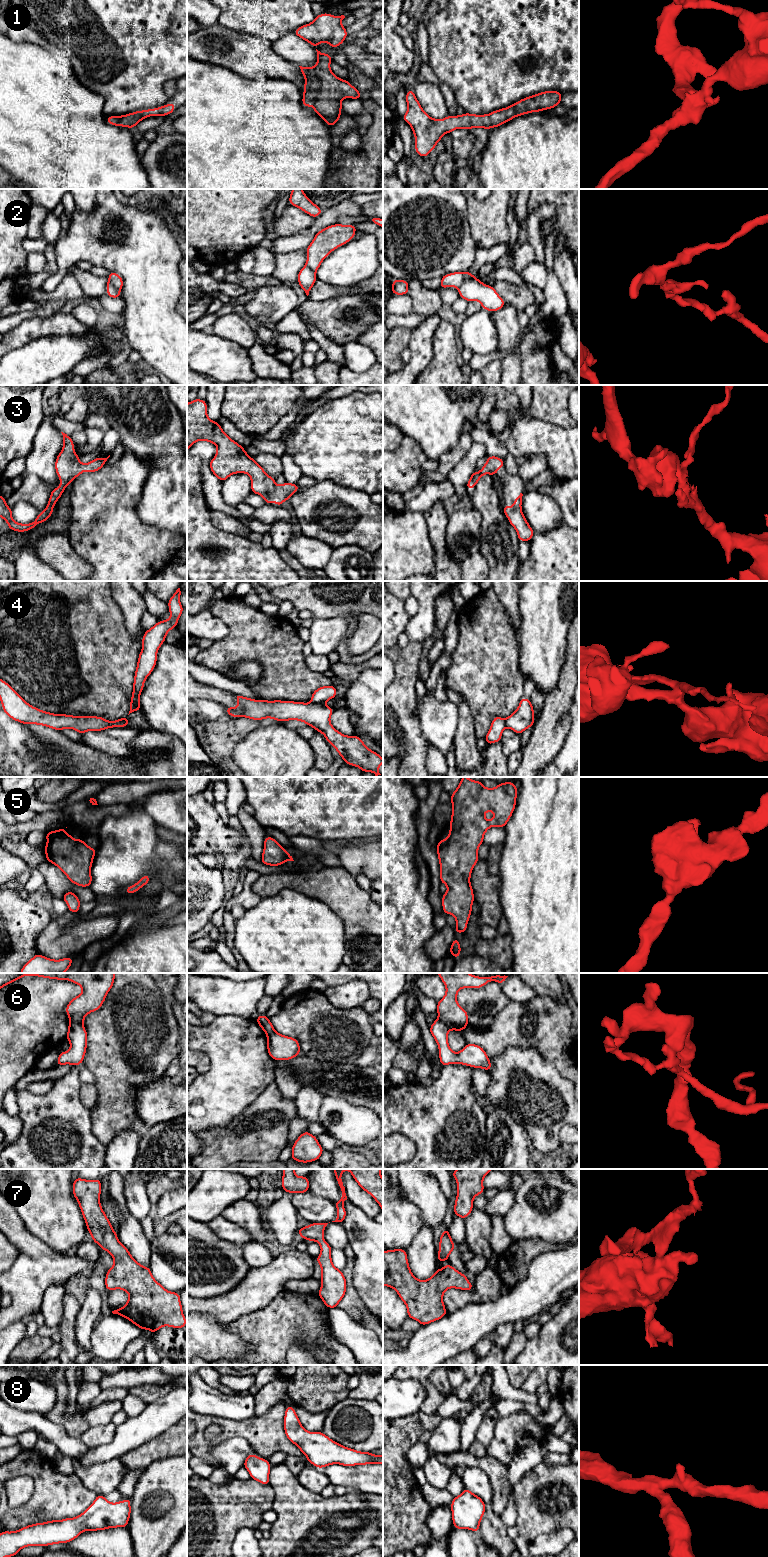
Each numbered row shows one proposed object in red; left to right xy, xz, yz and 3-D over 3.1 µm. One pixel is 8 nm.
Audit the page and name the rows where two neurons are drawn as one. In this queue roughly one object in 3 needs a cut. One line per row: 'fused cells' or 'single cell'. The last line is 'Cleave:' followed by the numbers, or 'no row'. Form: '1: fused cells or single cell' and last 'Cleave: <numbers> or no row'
1: single cell
2: fused cells
3: single cell
4: fused cells
5: single cell
6: fused cells
7: single cell
8: single cell
Cleave: 2, 4, 6

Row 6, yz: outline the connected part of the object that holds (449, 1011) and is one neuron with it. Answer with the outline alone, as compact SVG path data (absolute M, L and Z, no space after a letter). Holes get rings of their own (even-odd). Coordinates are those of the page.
M437 973L446 987L444 997L437 1002L438 1018L449 1030L463 1031L468 1026L468 1013L457 1003L457 993L463 988L481 988L490 981L502 985L508 976L479 977L468 973Z

